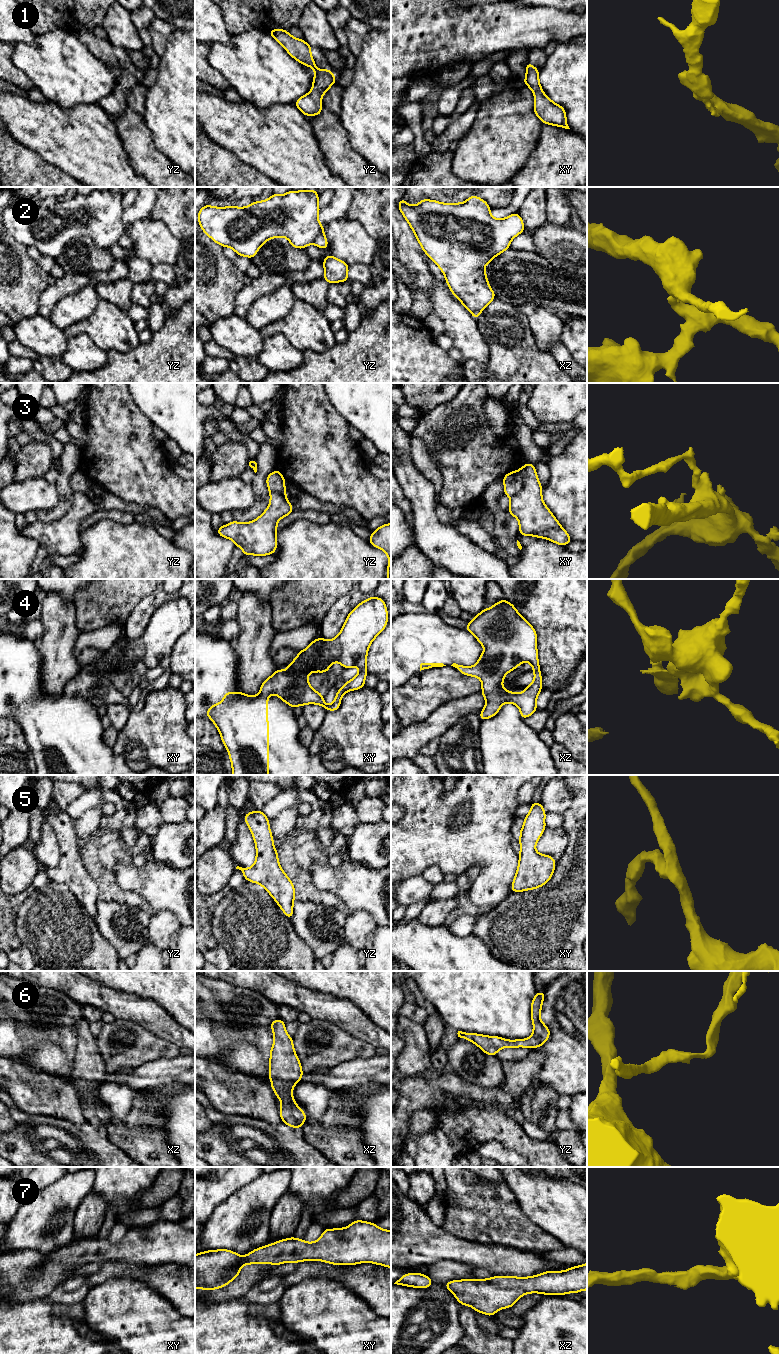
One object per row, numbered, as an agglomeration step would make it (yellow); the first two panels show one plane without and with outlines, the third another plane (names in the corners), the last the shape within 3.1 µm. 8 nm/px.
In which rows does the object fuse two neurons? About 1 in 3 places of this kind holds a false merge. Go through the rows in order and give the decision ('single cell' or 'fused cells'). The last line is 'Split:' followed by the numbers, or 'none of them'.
1: single cell
2: fused cells
3: fused cells
4: fused cells
5: single cell
6: single cell
7: single cell
Split: 2, 3, 4

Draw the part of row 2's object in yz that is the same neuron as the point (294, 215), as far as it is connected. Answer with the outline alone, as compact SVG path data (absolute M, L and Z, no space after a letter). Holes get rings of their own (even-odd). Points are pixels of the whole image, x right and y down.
M289 190L284 195L273 195L264 201L255 201L247 207L214 207L199 209L198 223L204 234L222 247L231 247L238 256L252 259L269 239L285 237L292 247L304 249L313 244L321 232L319 223L319 193L315 190Z

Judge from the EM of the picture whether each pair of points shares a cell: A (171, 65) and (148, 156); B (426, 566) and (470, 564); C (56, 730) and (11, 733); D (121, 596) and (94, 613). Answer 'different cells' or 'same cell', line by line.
A: different cells
B: different cells
C: different cells
D: same cell

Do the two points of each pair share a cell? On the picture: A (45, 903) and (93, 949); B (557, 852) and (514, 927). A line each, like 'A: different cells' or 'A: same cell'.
A: same cell
B: different cells

